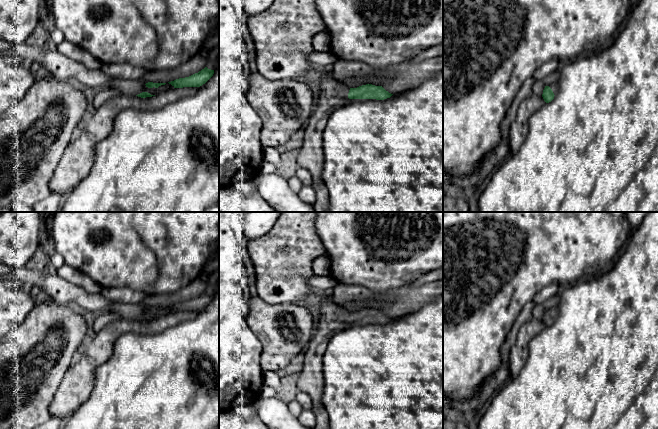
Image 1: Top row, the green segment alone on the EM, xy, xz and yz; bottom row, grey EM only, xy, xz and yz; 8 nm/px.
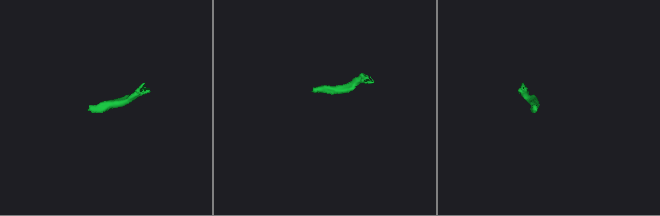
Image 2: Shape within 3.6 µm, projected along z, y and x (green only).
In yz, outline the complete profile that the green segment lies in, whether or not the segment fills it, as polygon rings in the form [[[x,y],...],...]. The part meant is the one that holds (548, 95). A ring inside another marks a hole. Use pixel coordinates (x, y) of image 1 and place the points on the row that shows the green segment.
[[[553,83],[551,86],[545,86],[542,97],[546,103],[551,102],[554,96],[558,93],[559,83]]]

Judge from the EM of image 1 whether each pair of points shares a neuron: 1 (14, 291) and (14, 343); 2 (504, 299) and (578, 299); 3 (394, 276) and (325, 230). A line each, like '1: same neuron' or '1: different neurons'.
1: different neurons
2: different neurons
3: same neuron

